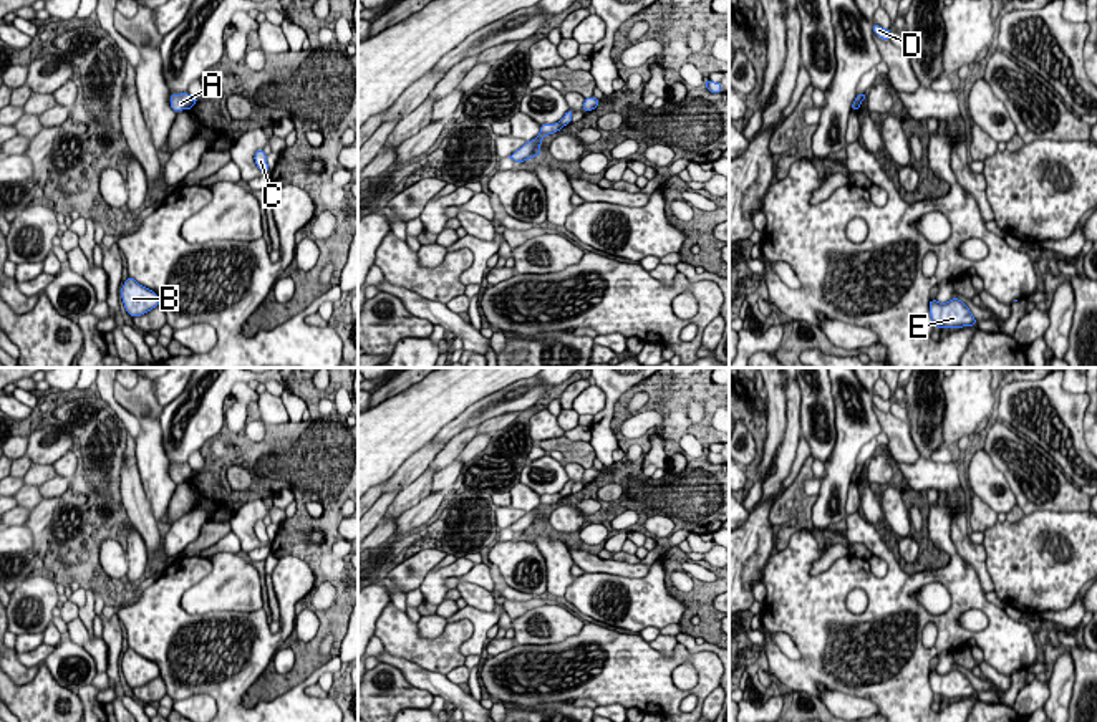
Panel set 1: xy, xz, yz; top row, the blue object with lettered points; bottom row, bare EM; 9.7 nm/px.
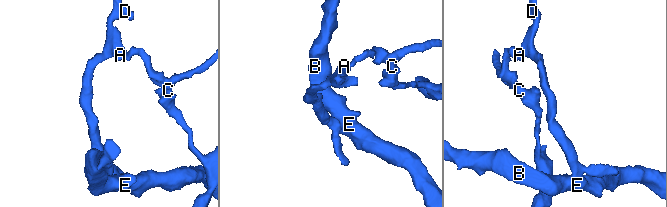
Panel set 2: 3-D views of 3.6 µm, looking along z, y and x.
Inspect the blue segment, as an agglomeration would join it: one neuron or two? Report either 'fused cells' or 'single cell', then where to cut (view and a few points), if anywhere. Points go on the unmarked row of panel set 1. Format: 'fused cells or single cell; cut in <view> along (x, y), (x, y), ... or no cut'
fused cells; cut in xy along (193, 471), (188, 479)

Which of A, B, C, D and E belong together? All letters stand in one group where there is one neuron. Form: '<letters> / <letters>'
A B D E / C

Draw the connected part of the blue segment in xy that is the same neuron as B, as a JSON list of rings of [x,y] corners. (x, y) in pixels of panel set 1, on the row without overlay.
[[[131,647],[123,654],[121,669],[131,689],[141,687],[159,677],[159,667]]]

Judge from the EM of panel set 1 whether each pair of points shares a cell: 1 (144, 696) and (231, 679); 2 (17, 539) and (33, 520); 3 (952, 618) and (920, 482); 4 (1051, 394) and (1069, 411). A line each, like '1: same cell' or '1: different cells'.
1: different cells
2: different cells
3: different cells
4: same cell

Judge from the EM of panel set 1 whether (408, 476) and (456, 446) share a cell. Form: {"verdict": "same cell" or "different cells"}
{"verdict": "same cell"}

